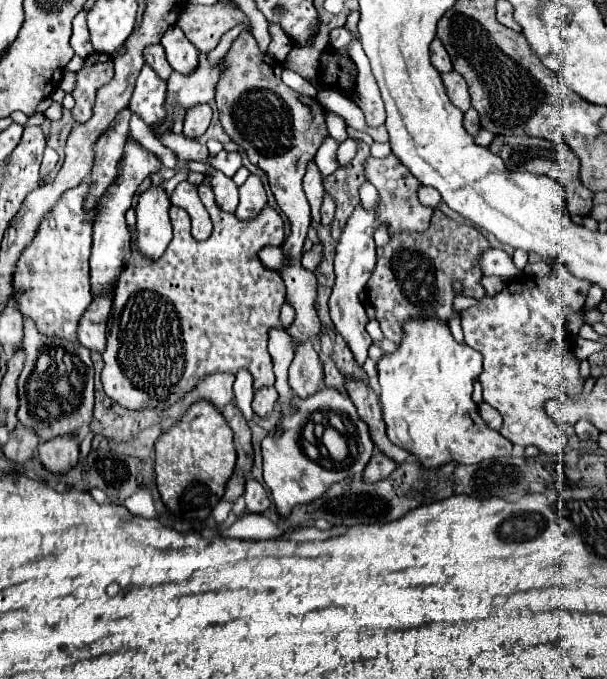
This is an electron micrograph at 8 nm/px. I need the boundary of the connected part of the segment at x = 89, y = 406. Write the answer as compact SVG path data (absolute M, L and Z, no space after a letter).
M29 317L23 319L23 349L27 353L27 359L19 375L19 423L35 429L41 441L59 435L73 435L83 425L89 425L93 419L93 363L89 349L83 349L83 345L73 341L63 341L61 337L43 337L43 333L35 329L35 321Z

